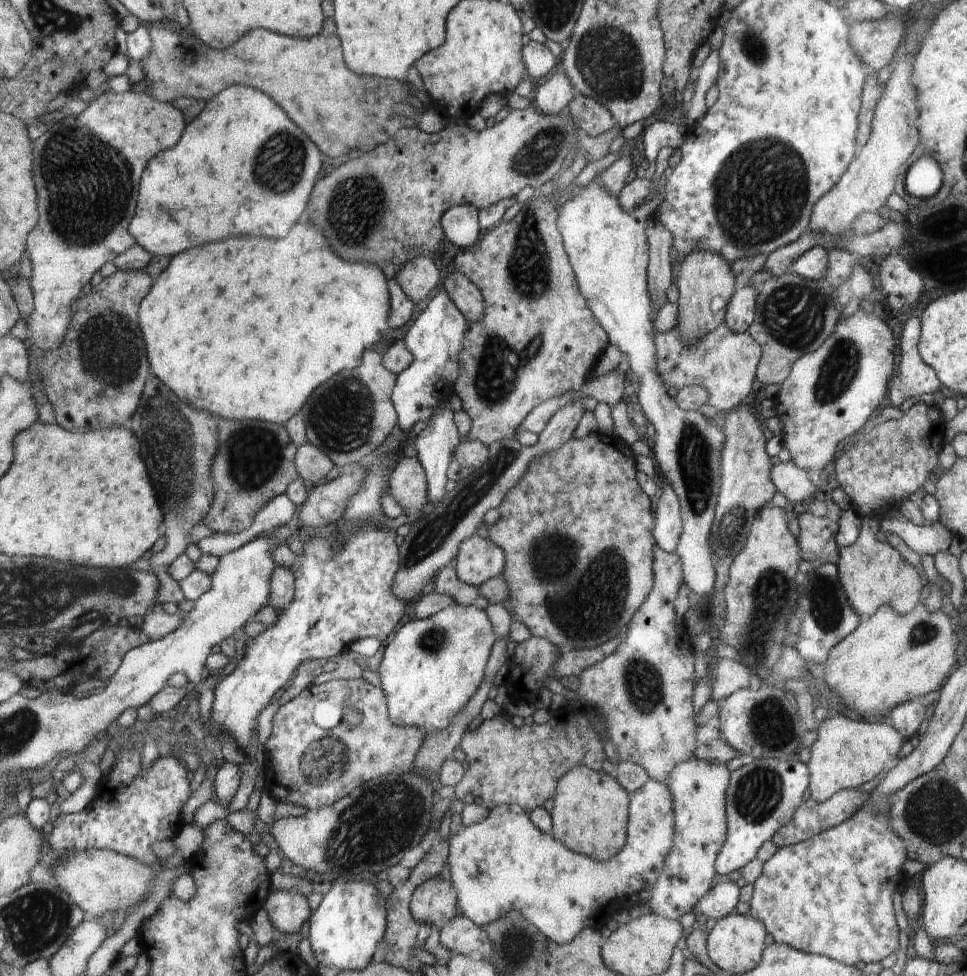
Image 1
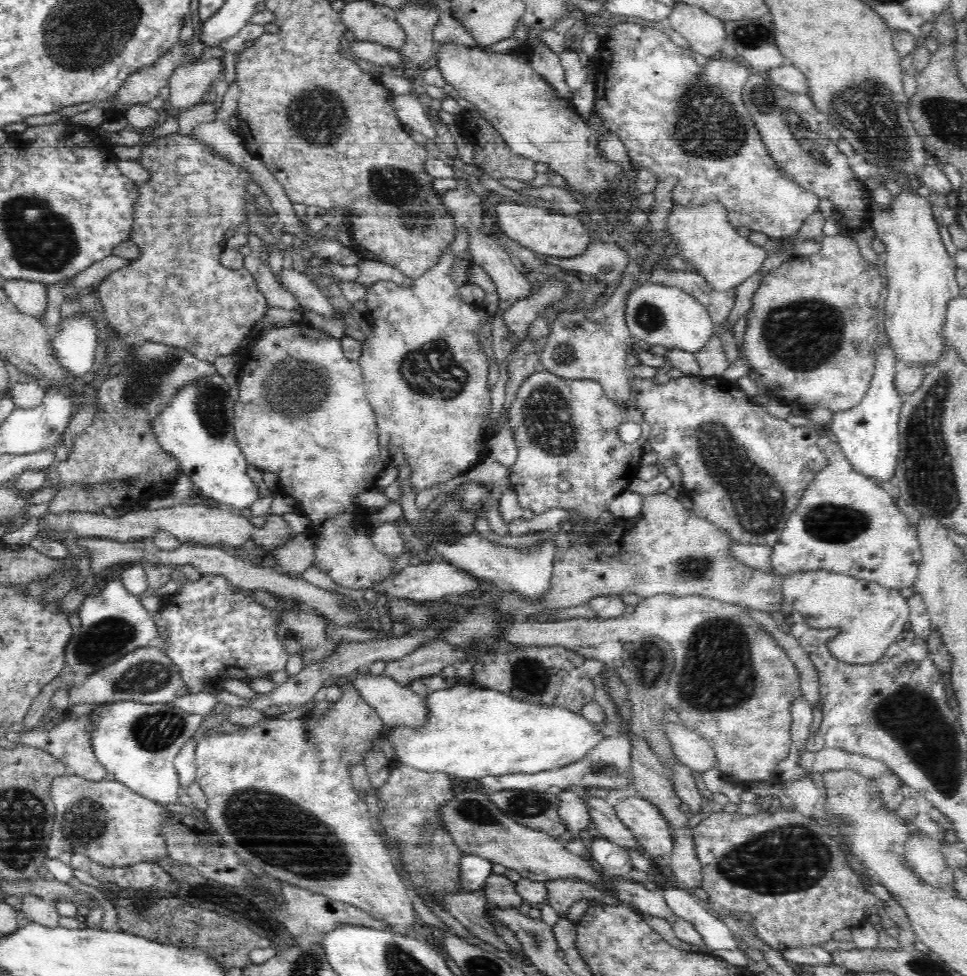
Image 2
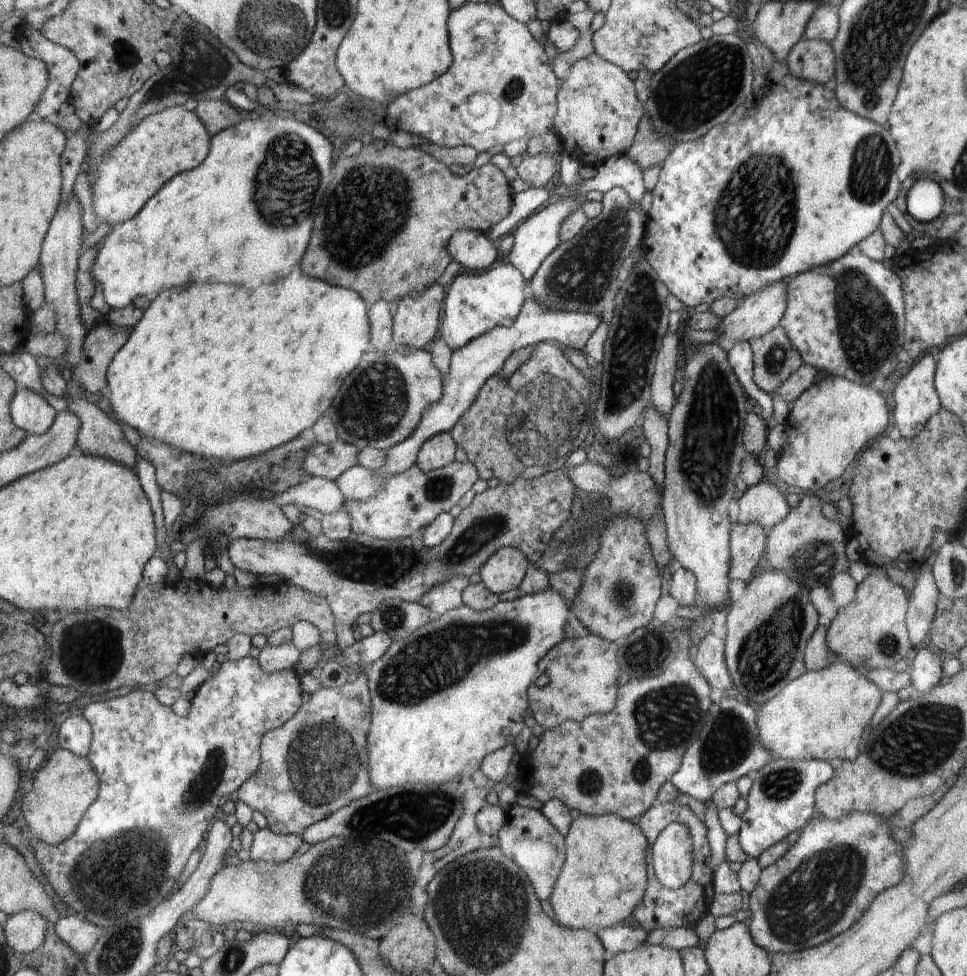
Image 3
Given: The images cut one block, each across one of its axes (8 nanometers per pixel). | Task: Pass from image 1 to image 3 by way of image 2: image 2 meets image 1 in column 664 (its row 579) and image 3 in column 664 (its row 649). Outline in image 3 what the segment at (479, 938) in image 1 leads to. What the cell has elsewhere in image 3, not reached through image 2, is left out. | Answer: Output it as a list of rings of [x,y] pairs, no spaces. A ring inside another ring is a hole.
[[[673,823],[650,848],[652,868],[658,882],[667,890],[676,891],[693,876],[693,839],[690,830]]]

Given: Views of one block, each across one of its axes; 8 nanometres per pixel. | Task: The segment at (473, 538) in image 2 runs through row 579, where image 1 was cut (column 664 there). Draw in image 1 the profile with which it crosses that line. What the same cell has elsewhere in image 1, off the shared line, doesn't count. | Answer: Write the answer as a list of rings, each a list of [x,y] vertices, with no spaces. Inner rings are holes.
[[[664,482],[664,492],[654,510],[654,540],[666,552],[676,552],[678,538],[682,536],[682,512],[680,500],[670,484]]]

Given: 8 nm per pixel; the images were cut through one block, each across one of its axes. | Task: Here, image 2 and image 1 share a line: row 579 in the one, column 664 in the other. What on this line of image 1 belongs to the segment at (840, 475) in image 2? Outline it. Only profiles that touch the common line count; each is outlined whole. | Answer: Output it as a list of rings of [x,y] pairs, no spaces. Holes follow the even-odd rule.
[[[696,757],[686,760],[670,774],[666,783],[674,798],[674,846],[666,856],[666,866],[654,882],[648,906],[654,914],[670,920],[694,911],[706,894],[710,893],[716,876],[716,856],[721,852],[728,836],[726,818],[726,789],[732,772],[725,764],[714,764]]]

